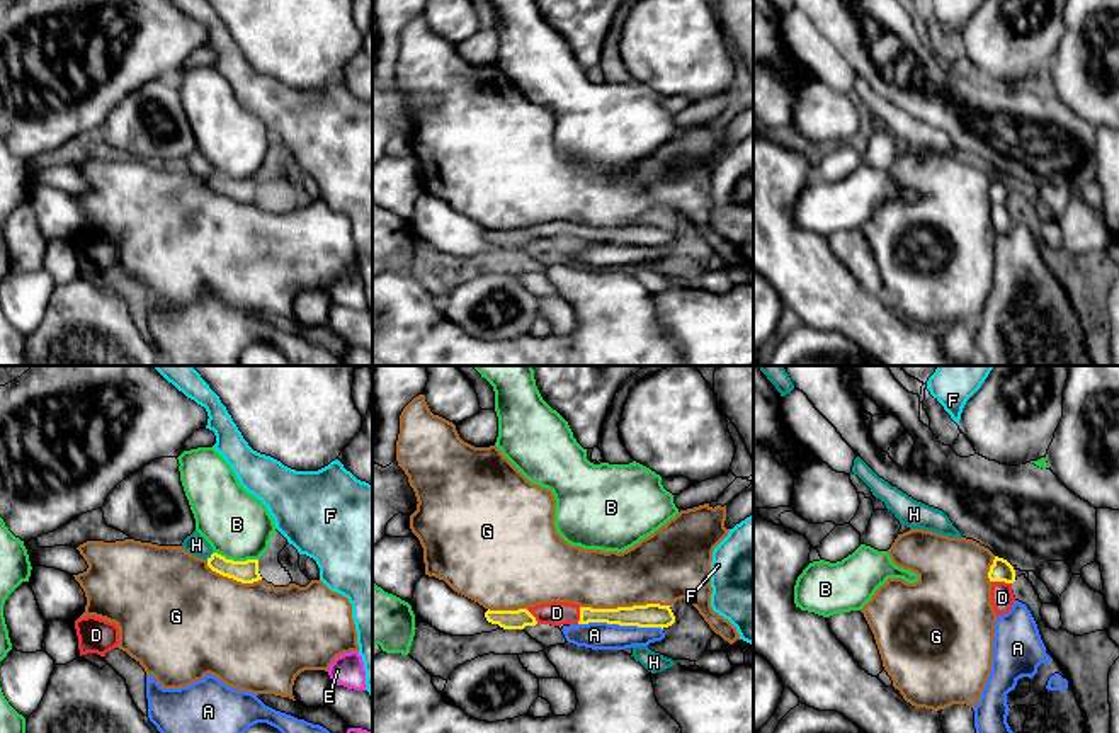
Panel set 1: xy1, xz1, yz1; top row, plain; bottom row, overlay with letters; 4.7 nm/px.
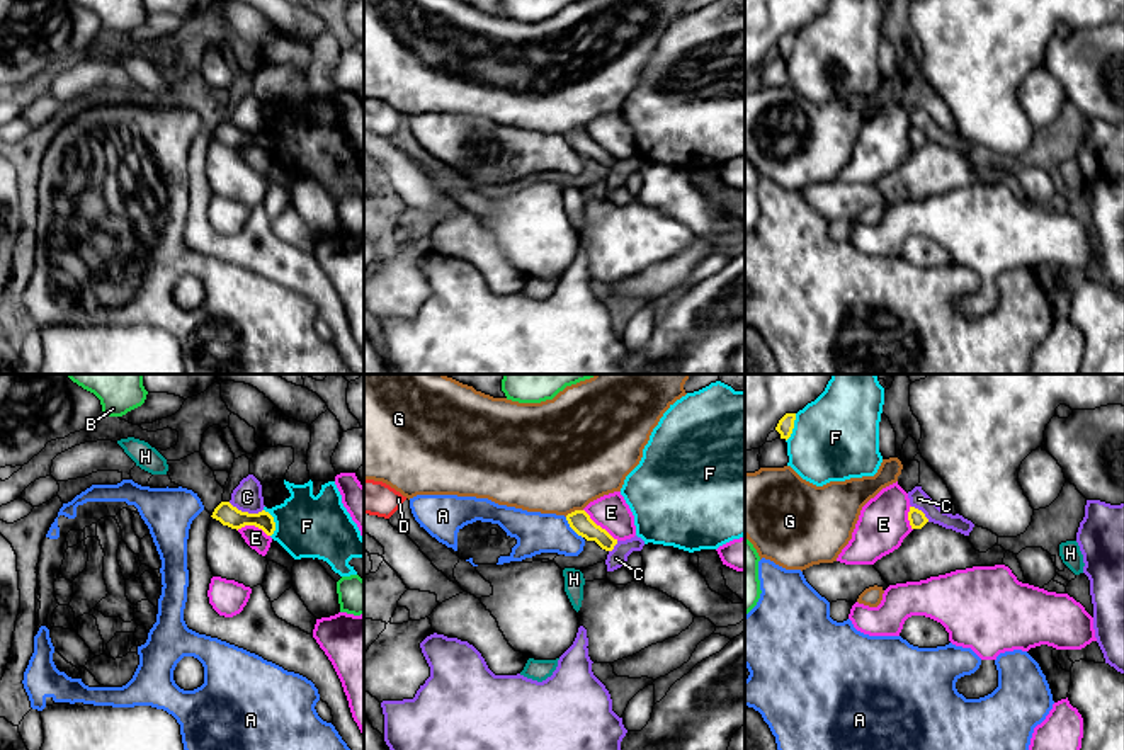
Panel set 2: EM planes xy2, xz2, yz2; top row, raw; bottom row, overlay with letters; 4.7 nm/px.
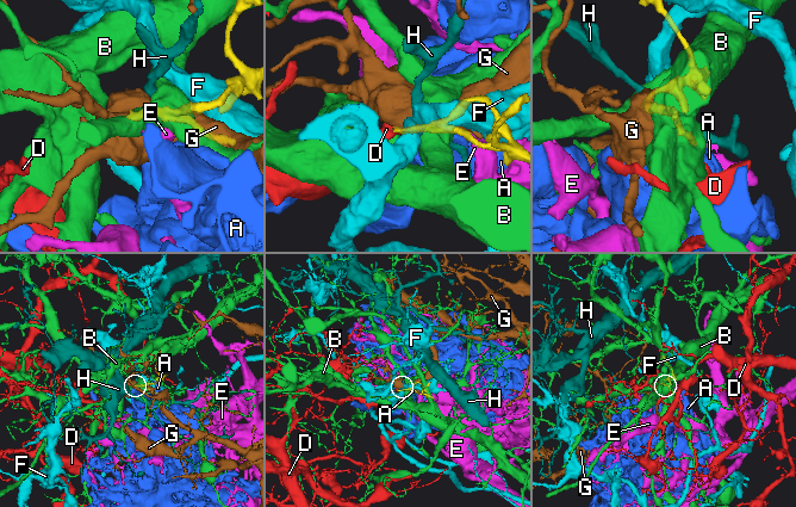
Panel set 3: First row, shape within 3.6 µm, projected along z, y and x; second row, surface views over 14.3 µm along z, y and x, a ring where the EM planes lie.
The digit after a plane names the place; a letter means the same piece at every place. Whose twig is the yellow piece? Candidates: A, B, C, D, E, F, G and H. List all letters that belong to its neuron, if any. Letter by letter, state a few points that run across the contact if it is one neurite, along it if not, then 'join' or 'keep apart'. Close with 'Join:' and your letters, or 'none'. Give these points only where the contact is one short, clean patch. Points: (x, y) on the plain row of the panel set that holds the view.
A: keep apart
B: xy1 (215, 170), (233, 179), (257, 179) | keep apart
C: xy2 (228, 121), (242, 130), (262, 130) | keep apart
D: yz1 (1000, 189), (1002, 199), (1002, 216) | join
E: xz2 (584, 128), (618, 159) | keep apart
F: keep apart
G: keep apart
H: xy1 (213, 170), (206, 177) | keep apart
Join: D

